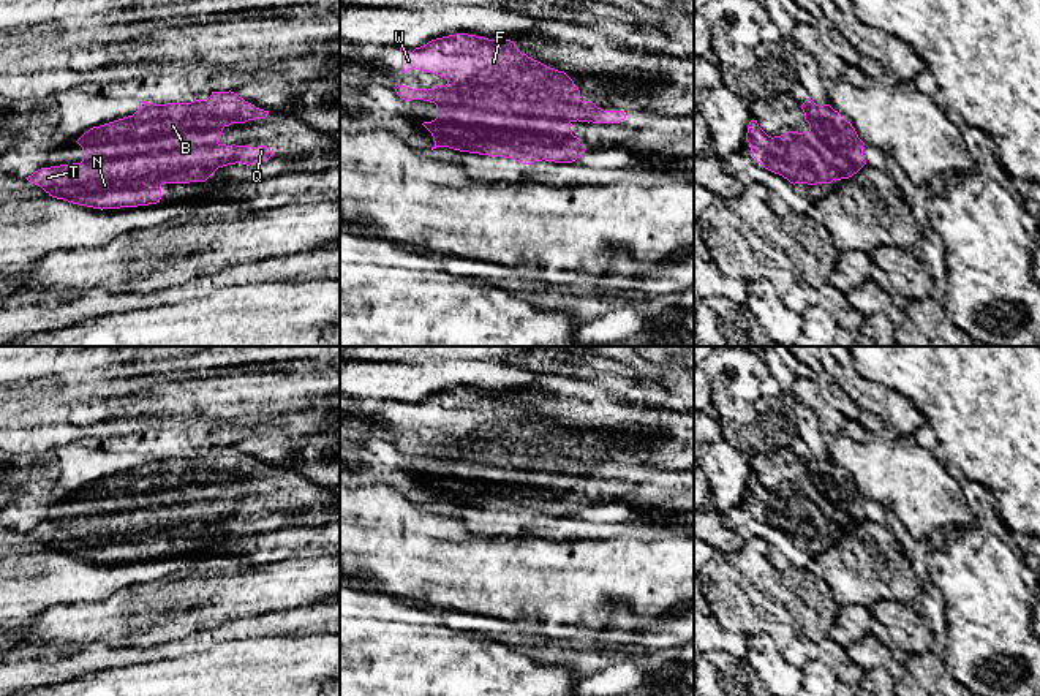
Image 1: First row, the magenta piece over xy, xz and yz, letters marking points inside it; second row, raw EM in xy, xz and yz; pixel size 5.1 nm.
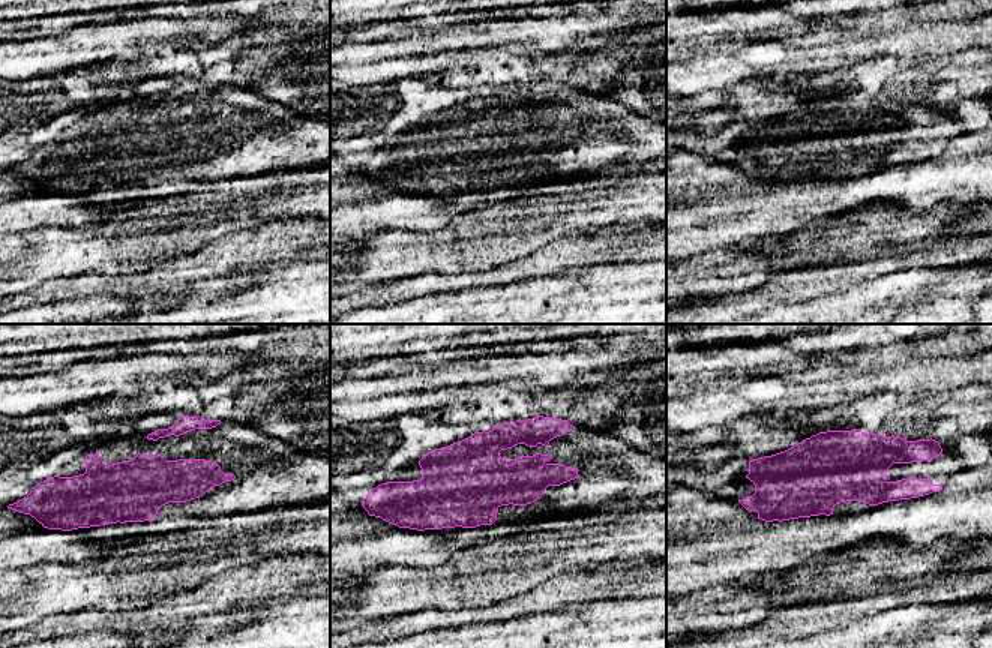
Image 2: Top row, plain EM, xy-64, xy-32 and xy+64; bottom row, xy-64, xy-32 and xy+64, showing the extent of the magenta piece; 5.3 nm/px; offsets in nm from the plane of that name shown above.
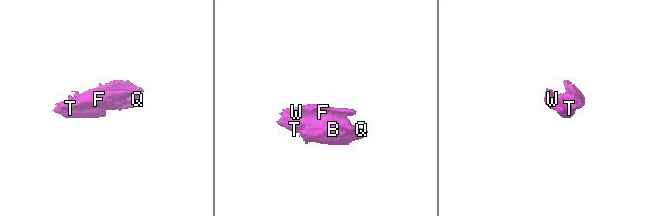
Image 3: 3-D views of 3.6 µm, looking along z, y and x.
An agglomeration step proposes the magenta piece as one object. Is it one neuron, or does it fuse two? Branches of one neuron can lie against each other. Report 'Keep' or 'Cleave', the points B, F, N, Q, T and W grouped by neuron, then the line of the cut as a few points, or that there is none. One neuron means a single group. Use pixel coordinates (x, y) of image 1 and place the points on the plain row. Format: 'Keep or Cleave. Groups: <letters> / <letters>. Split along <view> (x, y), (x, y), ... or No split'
Keep. Groups: B F N Q T W. No split

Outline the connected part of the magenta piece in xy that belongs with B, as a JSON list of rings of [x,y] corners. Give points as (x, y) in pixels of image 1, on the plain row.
[[[212,446],[205,454],[191,457],[153,459],[139,456],[133,470],[93,481],[76,497],[82,501],[82,516],[41,522],[25,531],[49,550],[93,563],[120,563],[156,558],[164,538],[205,536],[218,522],[253,519],[272,511],[267,500],[226,500],[218,494],[224,481],[266,473],[259,463],[234,446]]]

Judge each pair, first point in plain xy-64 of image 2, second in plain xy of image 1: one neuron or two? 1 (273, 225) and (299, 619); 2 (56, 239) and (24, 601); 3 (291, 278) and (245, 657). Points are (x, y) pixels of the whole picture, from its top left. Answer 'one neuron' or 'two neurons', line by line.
1: one neuron
2: two neurons
3: one neuron

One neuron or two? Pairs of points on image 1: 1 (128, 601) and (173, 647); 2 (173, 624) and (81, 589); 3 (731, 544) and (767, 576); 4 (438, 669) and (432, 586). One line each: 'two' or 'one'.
1: two
2: two
3: two
4: two

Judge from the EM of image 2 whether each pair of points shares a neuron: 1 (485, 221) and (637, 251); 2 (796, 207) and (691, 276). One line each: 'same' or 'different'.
1: different
2: different

